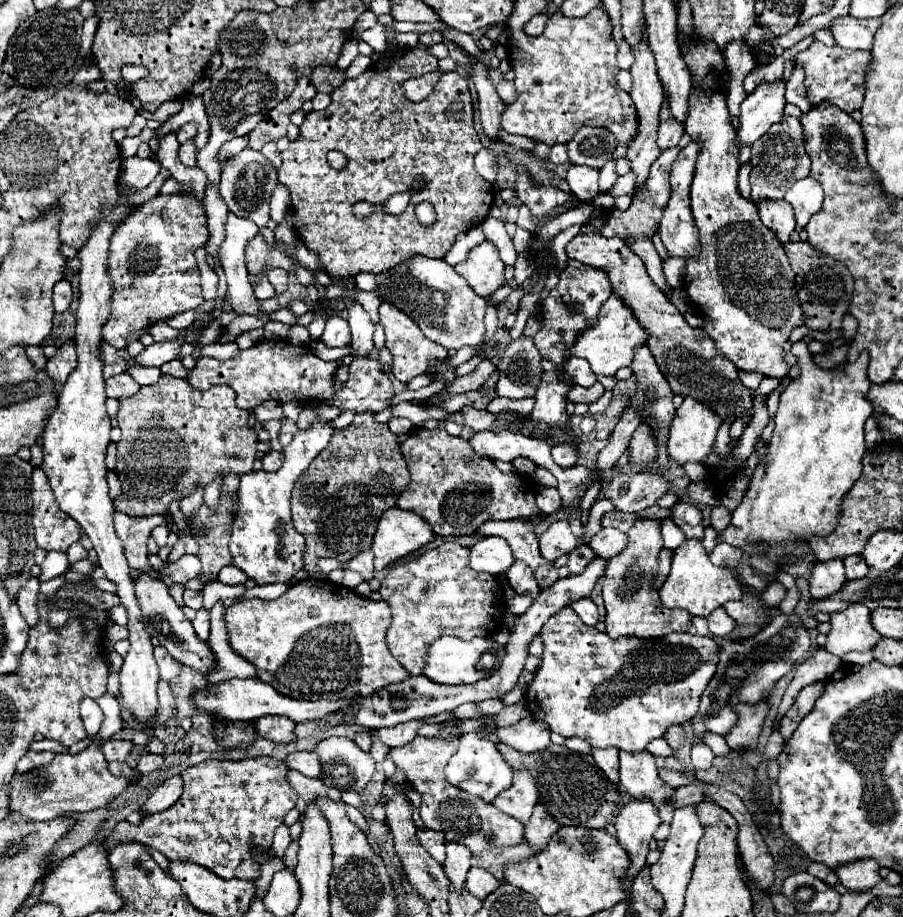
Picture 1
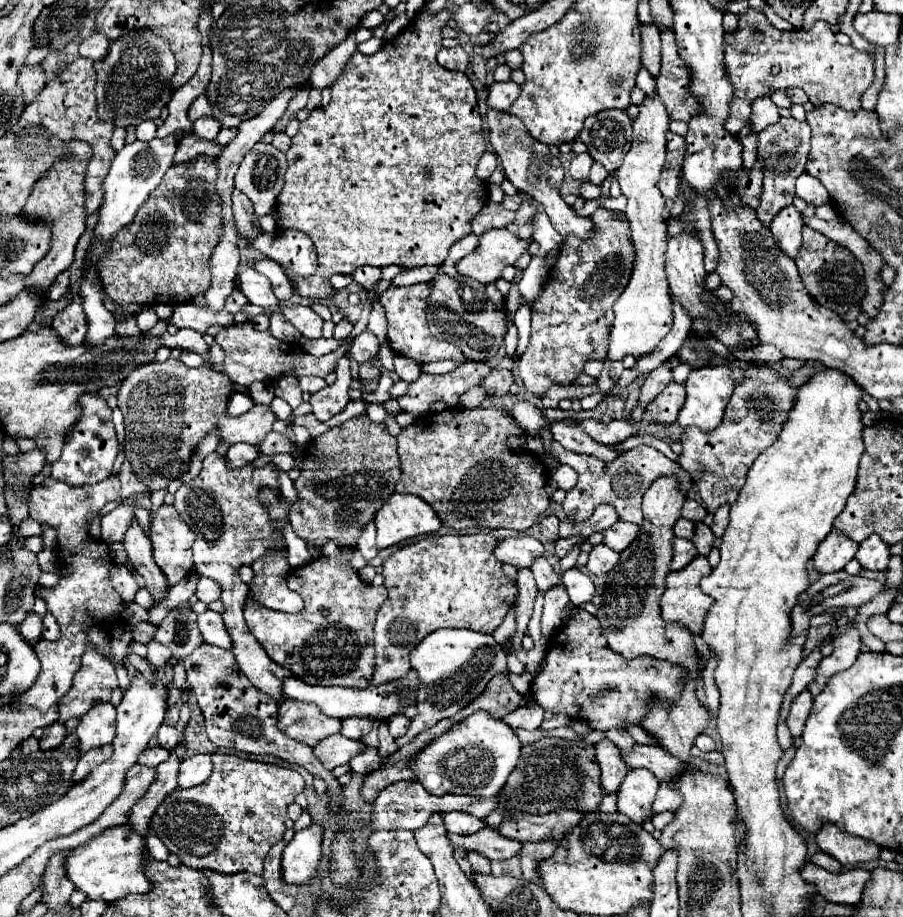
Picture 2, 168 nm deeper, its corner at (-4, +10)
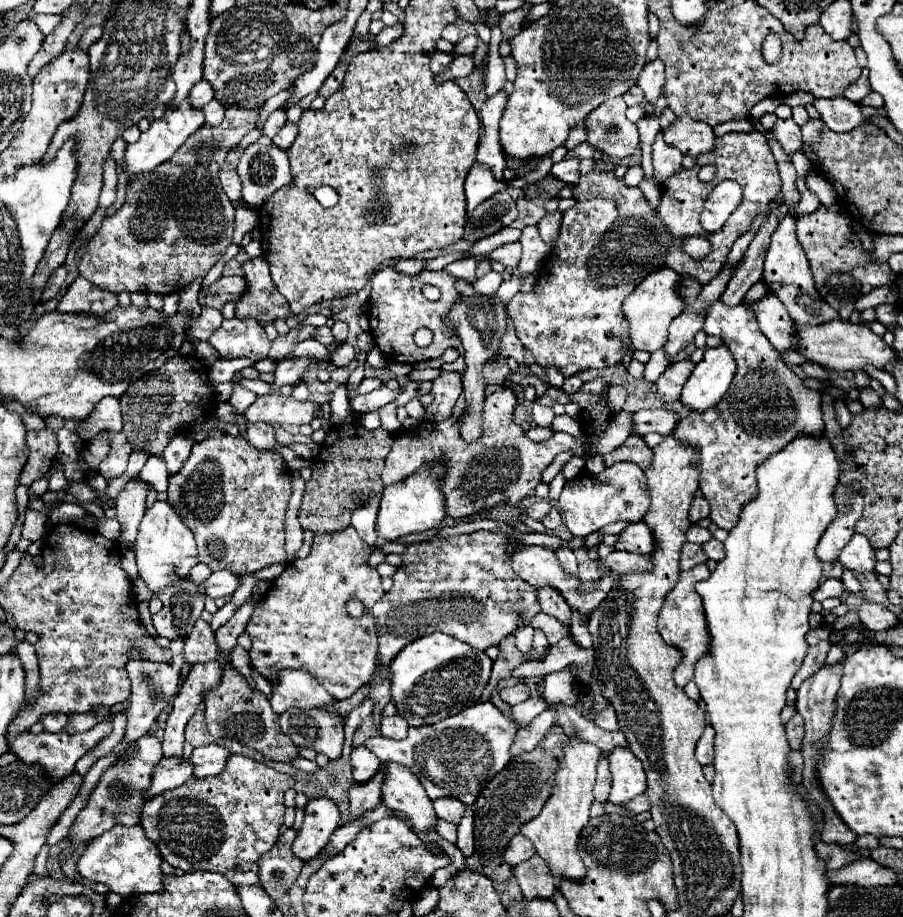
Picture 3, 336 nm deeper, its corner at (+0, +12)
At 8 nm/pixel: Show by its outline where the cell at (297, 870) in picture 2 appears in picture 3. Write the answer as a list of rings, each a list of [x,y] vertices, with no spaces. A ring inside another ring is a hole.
[[[312,799],[306,807],[304,823],[292,843],[292,853],[302,859],[310,861],[316,857],[328,843],[330,835],[338,827],[340,811],[338,807],[328,799]]]

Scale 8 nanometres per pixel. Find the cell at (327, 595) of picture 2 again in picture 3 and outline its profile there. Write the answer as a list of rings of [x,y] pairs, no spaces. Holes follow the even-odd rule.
[[[348,527],[336,535],[316,535],[312,551],[306,559],[296,559],[286,565],[280,577],[270,583],[262,605],[254,611],[252,619],[246,625],[246,633],[252,639],[250,661],[258,673],[274,681],[282,669],[304,669],[318,679],[320,685],[328,689],[334,699],[346,699],[358,689],[358,685],[372,679],[376,669],[376,621],[370,613],[362,617],[352,617],[346,613],[350,597],[356,597],[366,611],[384,595],[380,575],[368,565],[370,547],[358,537],[358,533]]]

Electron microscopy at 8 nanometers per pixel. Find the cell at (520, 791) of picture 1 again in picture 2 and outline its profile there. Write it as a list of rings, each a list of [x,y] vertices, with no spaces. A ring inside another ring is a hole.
[[[398,781],[390,787],[386,787],[372,809],[372,817],[370,817],[370,829],[410,829],[416,831],[420,827],[424,827],[424,823],[428,821],[430,813],[448,813],[448,811],[466,811],[472,813],[478,819],[486,819],[486,815],[490,815],[490,809],[496,807],[496,797],[490,799],[476,799],[476,797],[456,797],[456,795],[446,795],[446,797],[432,797],[426,791],[420,789],[420,785],[416,781]]]

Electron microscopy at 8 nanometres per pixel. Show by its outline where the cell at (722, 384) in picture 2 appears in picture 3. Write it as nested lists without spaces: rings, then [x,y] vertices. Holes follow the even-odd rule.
[[[722,345],[716,349],[706,349],[702,361],[694,367],[682,389],[682,405],[704,413],[706,409],[718,407],[736,371],[736,361],[732,353]]]

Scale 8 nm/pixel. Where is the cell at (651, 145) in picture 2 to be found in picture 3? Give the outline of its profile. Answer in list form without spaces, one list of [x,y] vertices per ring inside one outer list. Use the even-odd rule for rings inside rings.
[[[666,265],[658,267],[648,277],[644,277],[644,281],[640,281],[640,285],[636,285],[636,289],[624,299],[622,311],[624,311],[626,323],[630,323],[630,347],[626,351],[628,357],[636,349],[652,353],[666,343],[668,327],[670,327],[672,319],[684,311],[682,303],[678,301],[676,291],[674,291],[676,281],[678,281],[678,273],[674,269],[670,269]]]

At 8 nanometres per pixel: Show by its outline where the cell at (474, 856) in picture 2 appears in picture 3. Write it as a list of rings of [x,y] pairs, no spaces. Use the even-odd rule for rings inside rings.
[[[472,809],[466,811],[462,821],[458,823],[458,841],[456,847],[464,853],[464,857],[472,857],[474,853],[474,819],[472,819]]]

